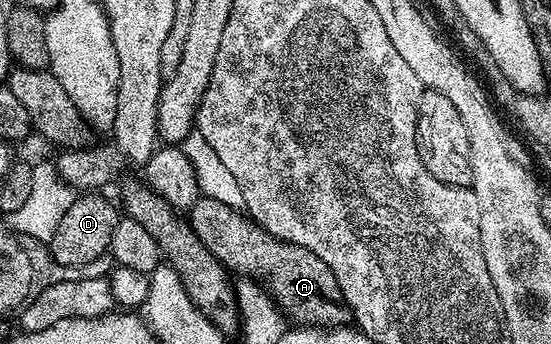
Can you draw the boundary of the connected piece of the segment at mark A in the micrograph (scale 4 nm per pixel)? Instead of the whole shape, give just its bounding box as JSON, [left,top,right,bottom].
[189,195,352,328]

